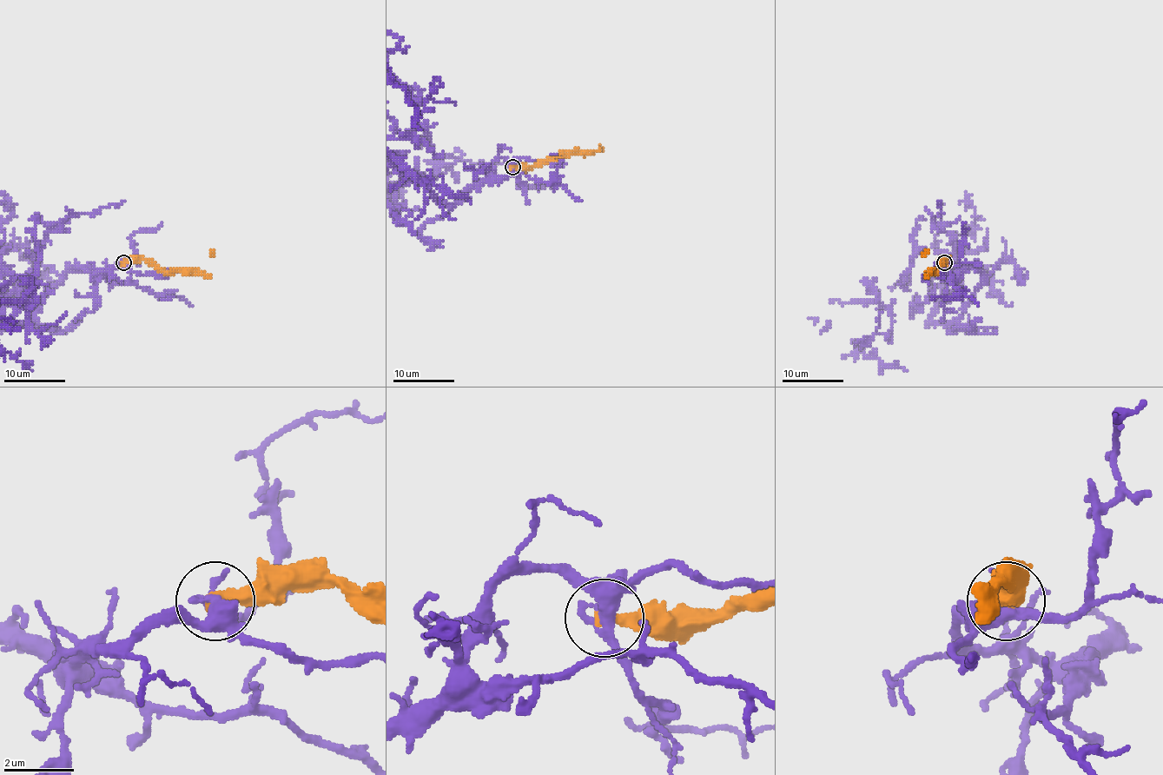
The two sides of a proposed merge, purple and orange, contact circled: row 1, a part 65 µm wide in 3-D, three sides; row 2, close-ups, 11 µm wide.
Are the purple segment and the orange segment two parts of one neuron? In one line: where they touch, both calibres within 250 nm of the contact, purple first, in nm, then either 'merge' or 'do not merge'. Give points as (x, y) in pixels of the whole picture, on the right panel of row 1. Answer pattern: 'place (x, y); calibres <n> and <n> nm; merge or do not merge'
place (944, 262); calibres 360 and 360 nm; do not merge

